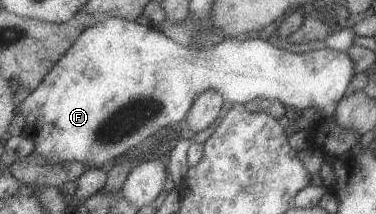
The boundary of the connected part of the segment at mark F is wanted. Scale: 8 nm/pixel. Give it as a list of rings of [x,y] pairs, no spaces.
[[[109,17],[98,22],[95,26],[89,27],[82,32],[77,40],[69,47],[66,53],[61,54],[61,58],[50,68],[50,71],[43,77],[43,80],[32,90],[29,96],[21,103],[21,114],[25,118],[26,126],[24,133],[33,138],[36,146],[33,153],[41,153],[54,161],[87,162],[90,168],[101,168],[109,159],[121,156],[130,148],[137,146],[148,136],[155,134],[164,126],[173,126],[173,124],[182,124],[185,121],[186,114],[193,104],[193,101],[209,89],[218,90],[225,101],[234,103],[248,103],[249,101],[269,99],[281,101],[285,106],[289,105],[294,109],[305,111],[308,108],[315,107],[319,110],[320,118],[333,118],[335,109],[341,97],[346,94],[351,80],[355,76],[355,63],[347,51],[339,52],[332,48],[322,48],[309,50],[306,53],[292,53],[281,50],[268,40],[262,40],[258,37],[252,37],[246,40],[237,38],[223,39],[220,43],[210,47],[191,47],[177,44],[172,38],[169,38],[160,27],[151,24],[142,25],[137,20],[128,21],[122,18]]]

